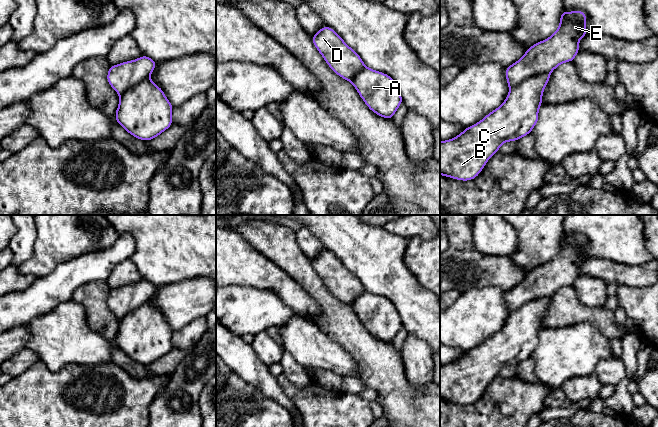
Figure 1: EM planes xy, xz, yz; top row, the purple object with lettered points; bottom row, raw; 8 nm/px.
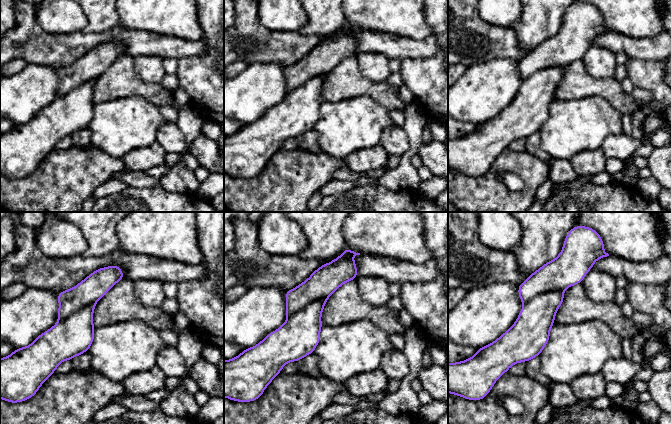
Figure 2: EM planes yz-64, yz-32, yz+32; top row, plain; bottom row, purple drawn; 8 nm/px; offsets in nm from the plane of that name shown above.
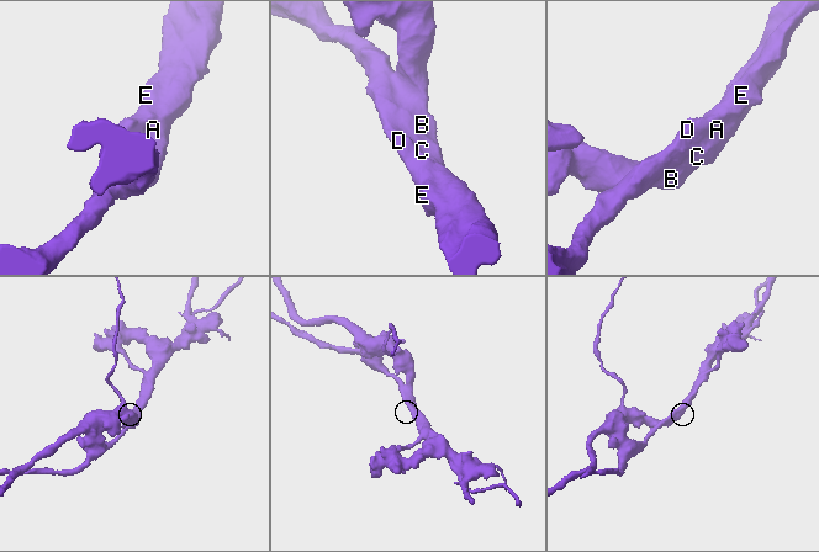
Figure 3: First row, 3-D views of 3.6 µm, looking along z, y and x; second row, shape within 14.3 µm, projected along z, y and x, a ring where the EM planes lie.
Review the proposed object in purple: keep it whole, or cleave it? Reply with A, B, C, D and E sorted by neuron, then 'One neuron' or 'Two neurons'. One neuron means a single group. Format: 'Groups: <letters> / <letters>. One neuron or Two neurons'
Groups: A B C / D E. Two neurons

